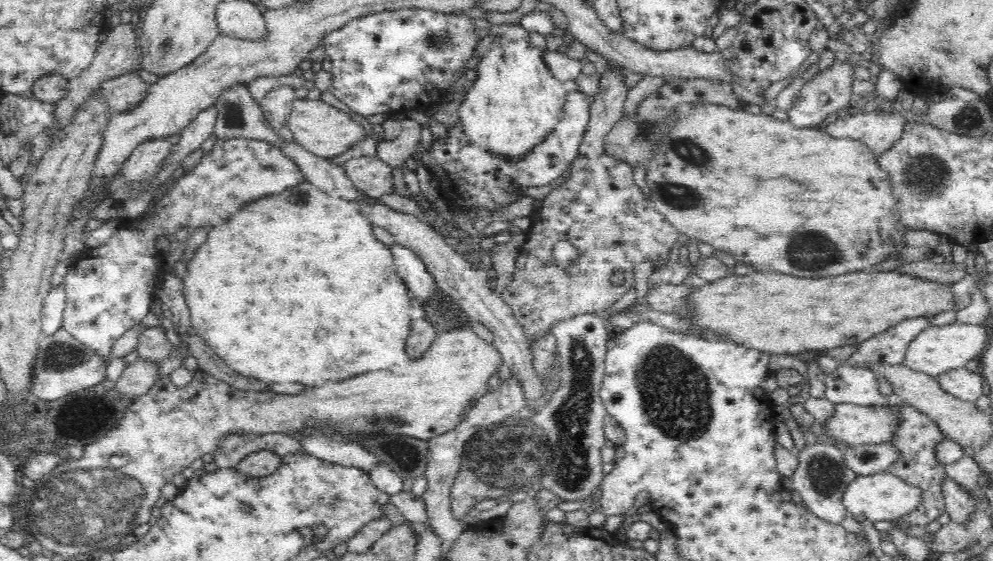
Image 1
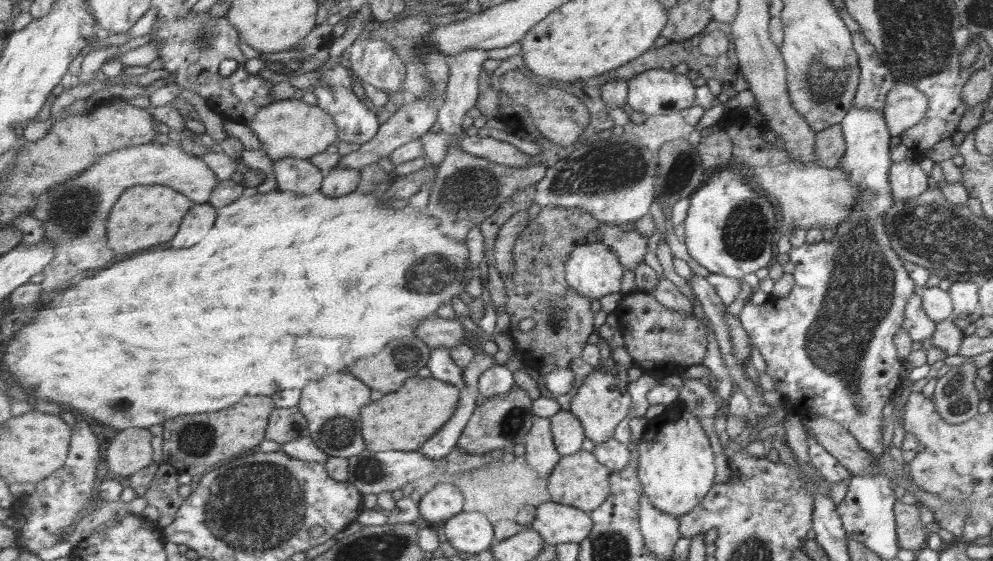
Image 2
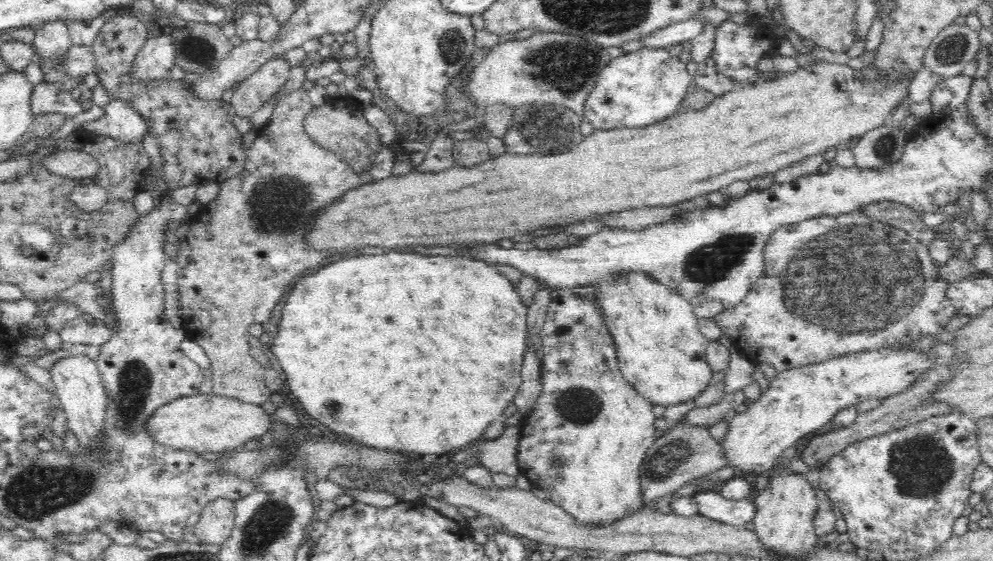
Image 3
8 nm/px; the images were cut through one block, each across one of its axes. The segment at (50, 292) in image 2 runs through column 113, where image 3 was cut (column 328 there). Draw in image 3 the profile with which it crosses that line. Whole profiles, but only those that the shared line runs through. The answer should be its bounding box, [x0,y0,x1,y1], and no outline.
[177,88,362,405]

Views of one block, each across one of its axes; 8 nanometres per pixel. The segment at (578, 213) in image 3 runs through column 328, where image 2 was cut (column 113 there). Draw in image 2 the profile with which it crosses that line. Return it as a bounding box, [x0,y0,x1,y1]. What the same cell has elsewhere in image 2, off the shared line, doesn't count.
[109,186,191,254]

